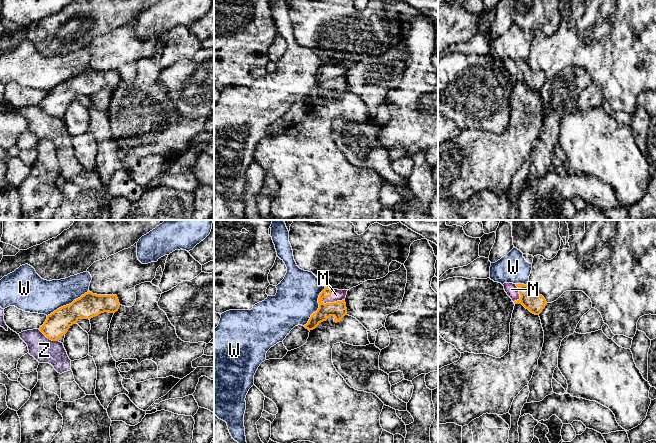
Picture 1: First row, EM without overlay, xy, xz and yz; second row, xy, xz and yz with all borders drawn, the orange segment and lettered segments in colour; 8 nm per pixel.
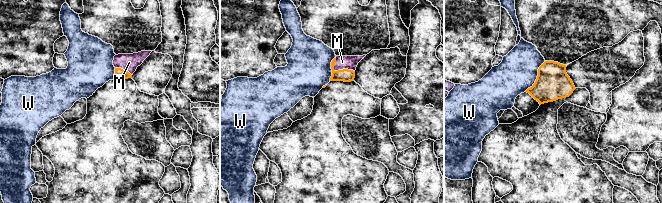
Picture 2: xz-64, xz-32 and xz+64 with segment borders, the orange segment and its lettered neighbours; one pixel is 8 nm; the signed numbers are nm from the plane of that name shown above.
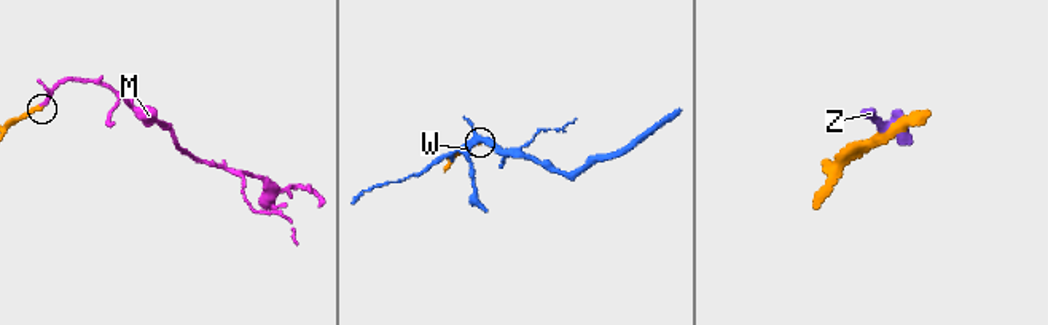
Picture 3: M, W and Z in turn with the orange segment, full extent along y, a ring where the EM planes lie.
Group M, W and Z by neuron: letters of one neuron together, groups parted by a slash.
M / W / Z

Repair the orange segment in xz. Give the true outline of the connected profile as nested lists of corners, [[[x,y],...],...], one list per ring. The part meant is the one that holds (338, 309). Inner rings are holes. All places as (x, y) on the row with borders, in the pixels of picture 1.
[[[325,287],[318,298],[319,308],[313,313],[306,325],[306,329],[313,330],[321,322],[334,316],[334,322],[340,322],[347,315],[345,298],[348,290],[338,290]]]

